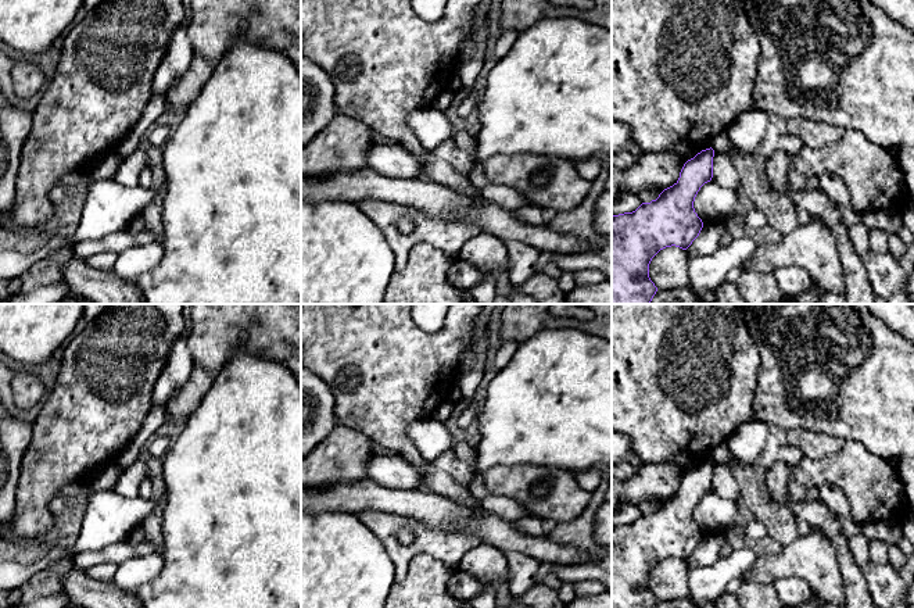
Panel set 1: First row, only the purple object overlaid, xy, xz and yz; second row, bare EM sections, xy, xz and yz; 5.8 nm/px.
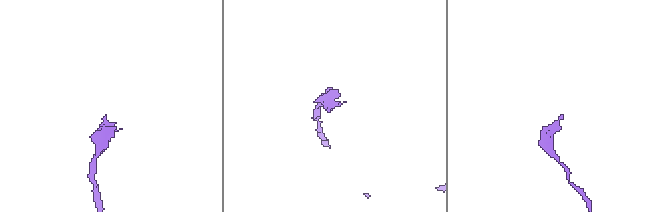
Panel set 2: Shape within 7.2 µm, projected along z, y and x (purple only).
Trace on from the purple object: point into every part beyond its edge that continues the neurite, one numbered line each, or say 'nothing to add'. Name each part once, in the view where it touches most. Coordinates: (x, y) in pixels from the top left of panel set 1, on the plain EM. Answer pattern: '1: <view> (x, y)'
nothing to add

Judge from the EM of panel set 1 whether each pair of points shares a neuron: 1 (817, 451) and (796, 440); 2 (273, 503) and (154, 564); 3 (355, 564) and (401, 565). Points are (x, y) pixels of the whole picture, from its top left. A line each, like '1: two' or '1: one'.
1: one
2: two
3: two

